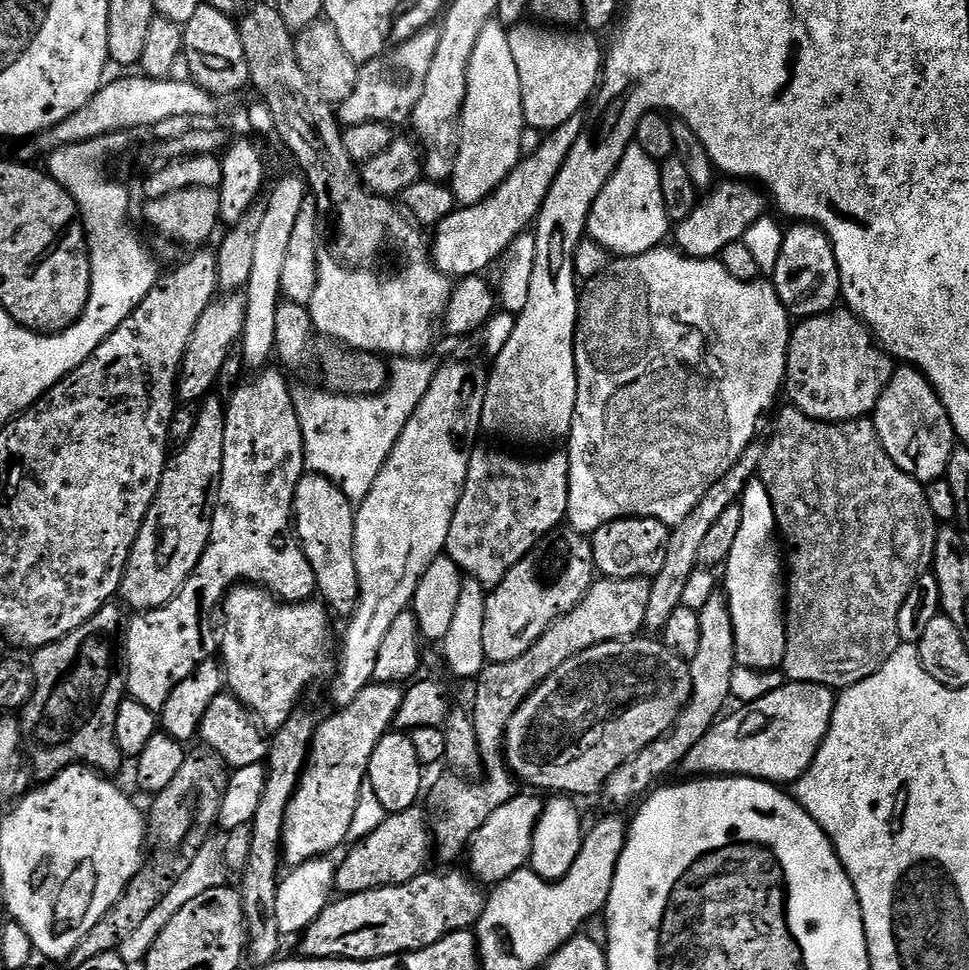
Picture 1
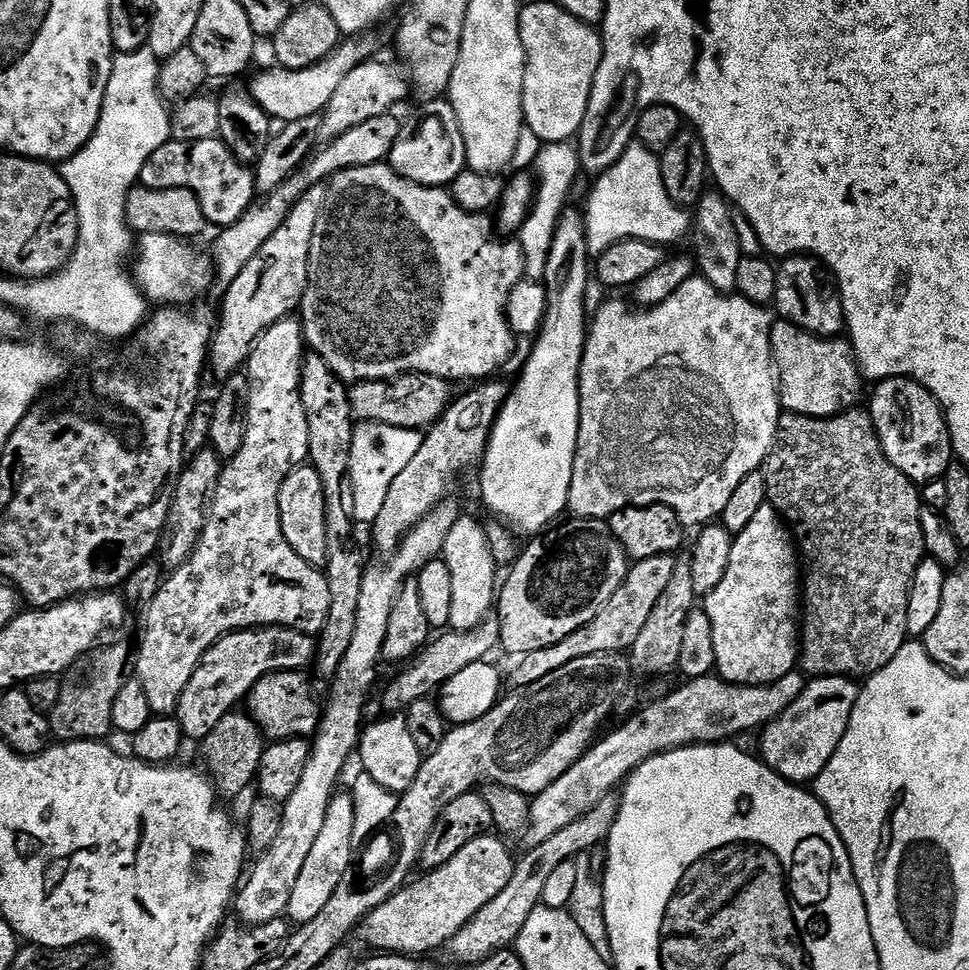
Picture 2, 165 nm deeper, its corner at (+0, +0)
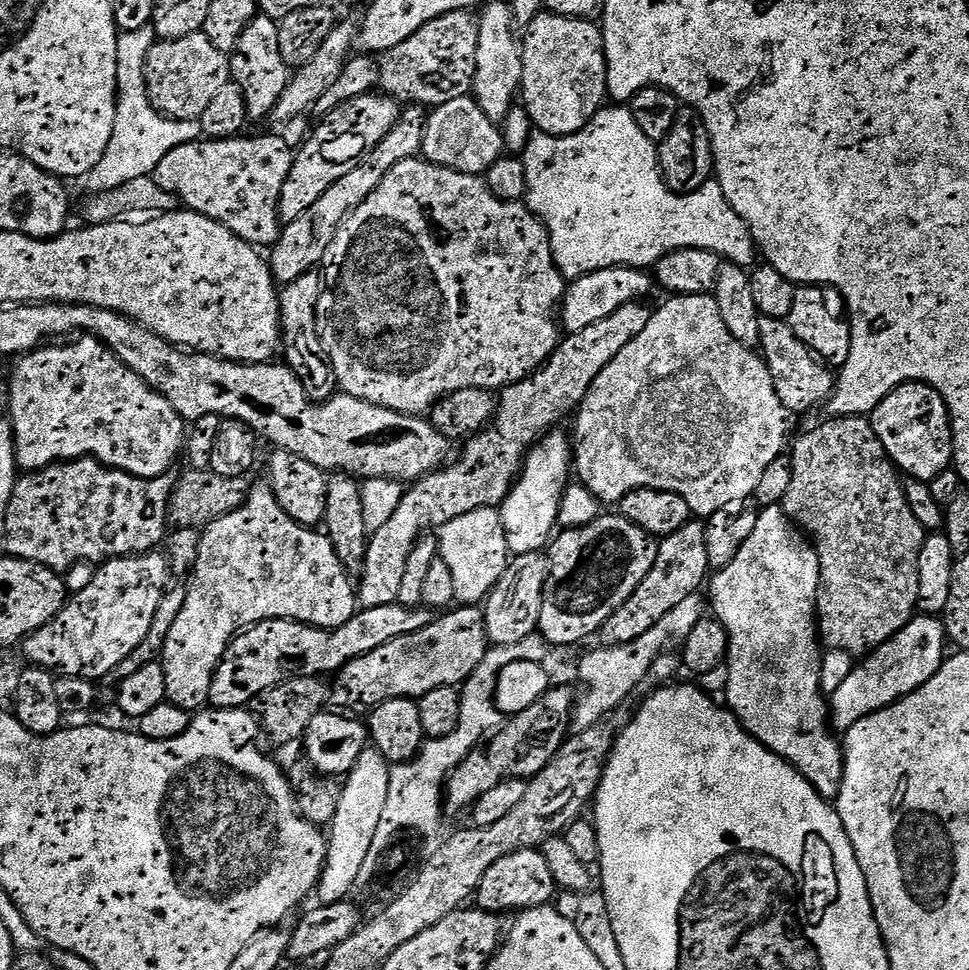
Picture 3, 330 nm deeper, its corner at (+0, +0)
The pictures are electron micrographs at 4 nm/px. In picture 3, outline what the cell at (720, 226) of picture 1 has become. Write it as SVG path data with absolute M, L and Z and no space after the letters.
M644 302L622 305L609 317L594 322L580 333L565 335L542 367L499 393L498 411L491 425L463 445L464 453L456 461L445 463L405 491L390 522L371 533L364 570L358 576L361 609L399 601L402 576L412 547L429 530L439 530L454 518L462 518L479 508L499 509L503 505L523 469L524 457L568 415L571 417L579 409L591 393L598 374L602 374L602 370L606 370L606 366L648 328L653 309L646 305Z

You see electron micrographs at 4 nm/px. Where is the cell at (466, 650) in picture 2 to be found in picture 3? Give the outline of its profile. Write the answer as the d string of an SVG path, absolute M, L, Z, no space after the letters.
M542 552L516 556L504 572L484 605L484 618L489 641L493 645L508 646L525 640L537 631L540 623L544 587L547 584L551 559Z

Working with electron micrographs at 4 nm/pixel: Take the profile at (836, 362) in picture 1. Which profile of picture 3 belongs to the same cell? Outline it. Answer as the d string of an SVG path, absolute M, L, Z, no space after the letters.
M760 317L760 345L764 363L774 378L774 390L782 398L789 413L808 412L825 403L834 391L834 372L829 365L812 355L812 351L798 339L787 319L775 320L772 317Z

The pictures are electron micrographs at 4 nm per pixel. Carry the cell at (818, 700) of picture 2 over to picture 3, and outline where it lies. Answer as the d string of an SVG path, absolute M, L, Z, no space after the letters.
M917 615L892 640L876 649L867 658L855 665L836 693L830 696L830 724L837 733L851 730L854 722L862 722L870 714L889 708L897 700L903 700L912 692L918 691L941 666L946 659L946 633L943 623L935 615Z

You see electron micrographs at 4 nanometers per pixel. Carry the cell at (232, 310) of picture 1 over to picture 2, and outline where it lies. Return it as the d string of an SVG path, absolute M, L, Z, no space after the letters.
M322 182L311 183L310 187L296 202L291 205L288 216L282 226L271 235L271 238L263 244L261 250L246 264L238 278L225 287L222 310L213 333L210 345L210 368L223 374L235 373L247 361L253 346L271 324L291 317L297 311L303 301L305 286L308 284L310 244L313 241L314 228L318 218L325 208L325 200L328 197L327 185Z

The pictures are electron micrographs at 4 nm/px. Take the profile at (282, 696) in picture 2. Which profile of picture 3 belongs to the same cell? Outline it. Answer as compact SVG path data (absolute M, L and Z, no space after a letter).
M479 607L459 608L447 611L441 615L444 616L441 620L440 617L433 619L430 626L414 634L394 638L394 642L386 642L386 646L378 646L378 650L370 650L370 654L351 660L338 673L340 681L331 689L331 703L336 703L335 707L340 710L371 710L387 700L416 700L430 694L430 690L464 683L485 658L490 641L483 611Z

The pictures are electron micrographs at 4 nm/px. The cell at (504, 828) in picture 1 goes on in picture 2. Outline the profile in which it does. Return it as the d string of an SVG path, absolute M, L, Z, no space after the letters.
M793 670L790 674L786 674L786 678L778 678L776 684L729 684L727 680L720 679L716 674L684 682L677 692L672 692L669 696L646 705L637 716L630 717L621 728L610 733L605 740L602 738L593 743L592 747L585 752L584 757L569 772L562 774L562 778L558 778L550 786L546 786L544 792L536 793L532 800L528 826L522 836L525 844L523 847L528 850L537 848L542 842L546 842L546 838L551 838L552 835L558 834L558 830L570 826L570 822L578 822L582 814L594 810L594 806L598 806L602 798L606 798L613 790L619 789L637 766L658 754L675 748L689 748L692 744L732 742L737 739L735 736L740 736L743 732L754 731L755 733L763 729L764 725L769 724L771 720L777 720L802 694L805 683L805 673L800 670Z

